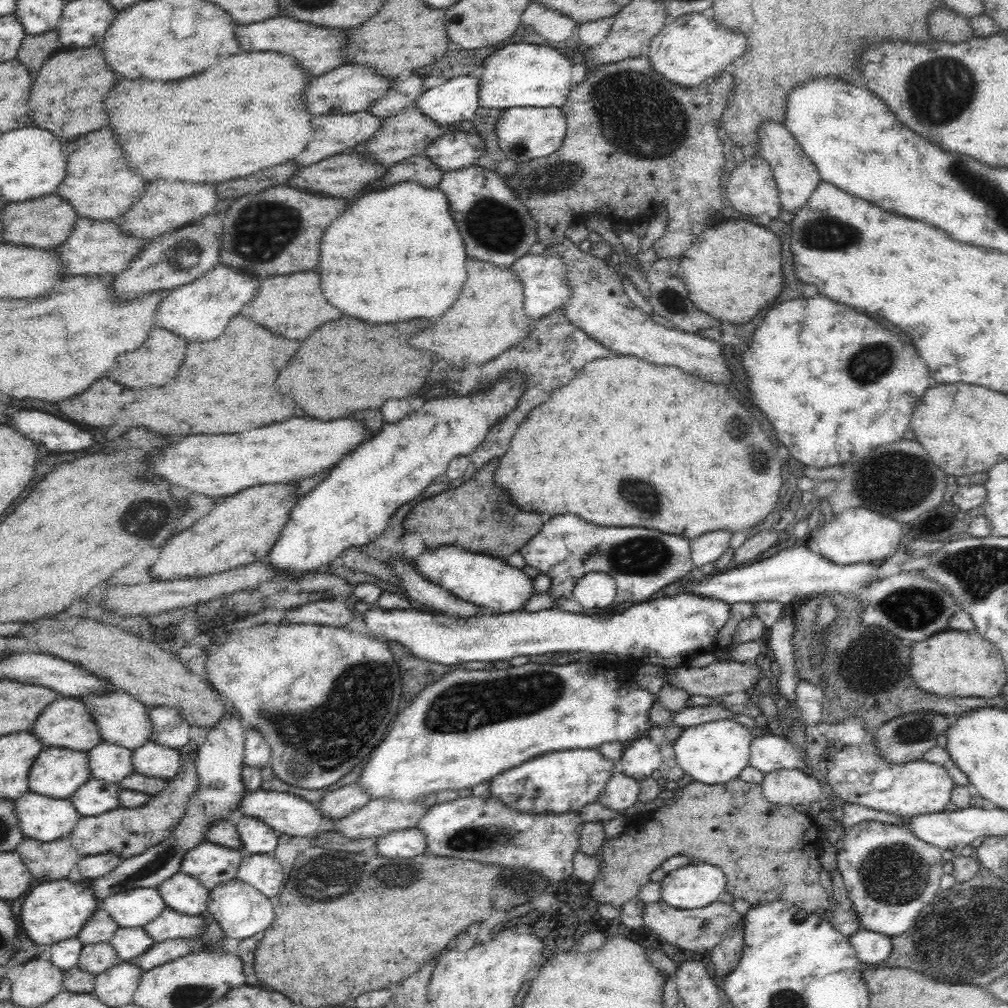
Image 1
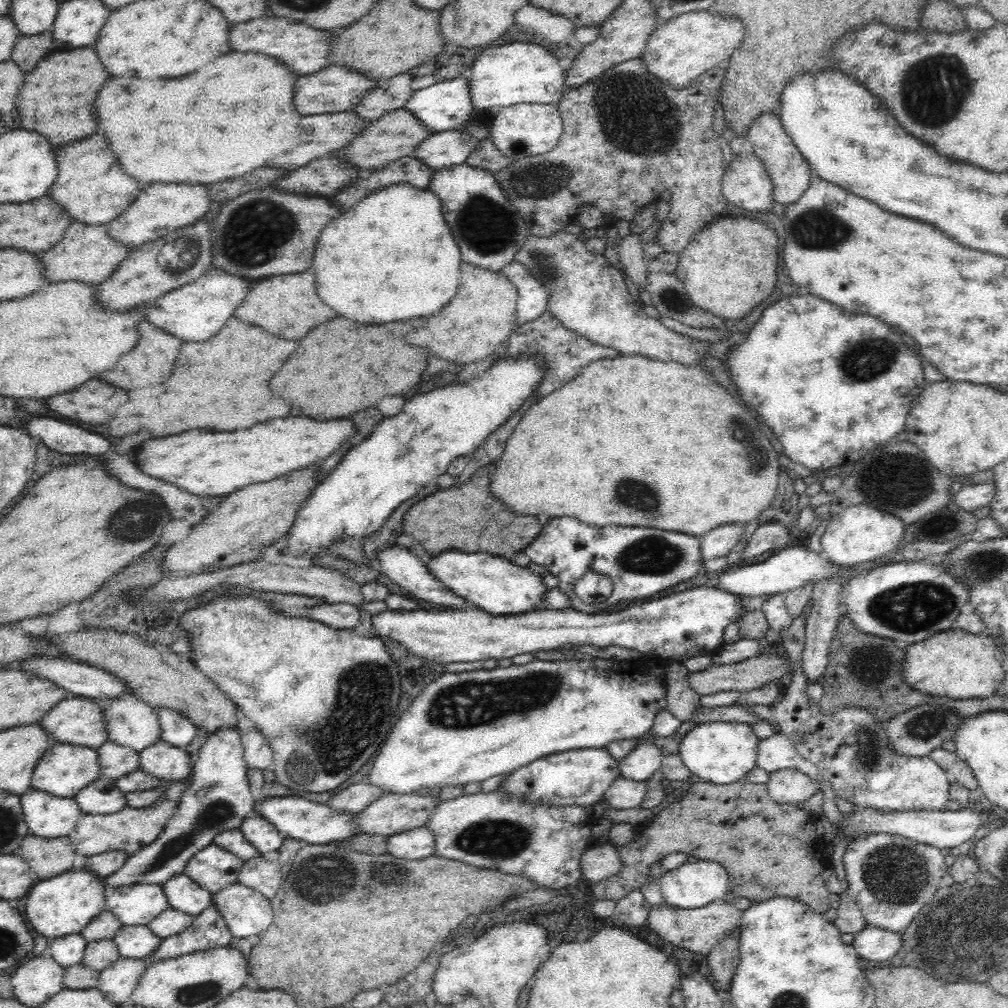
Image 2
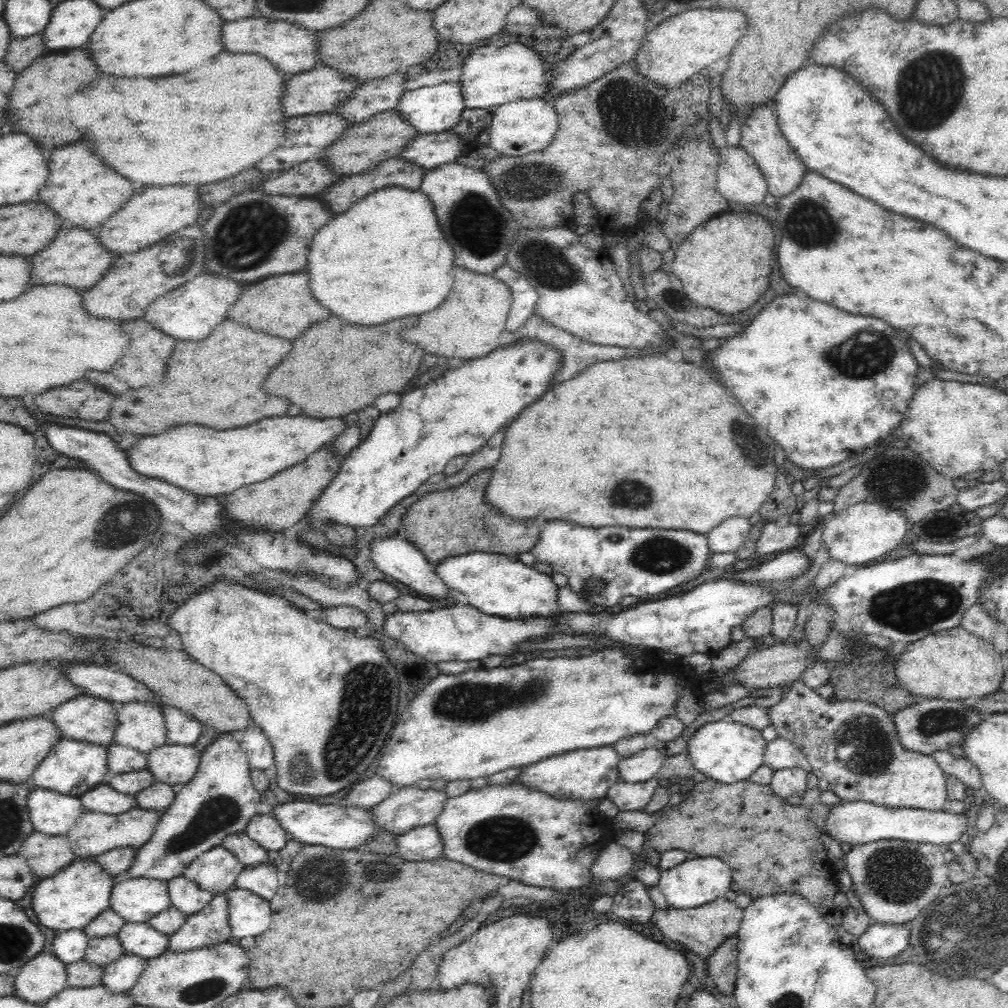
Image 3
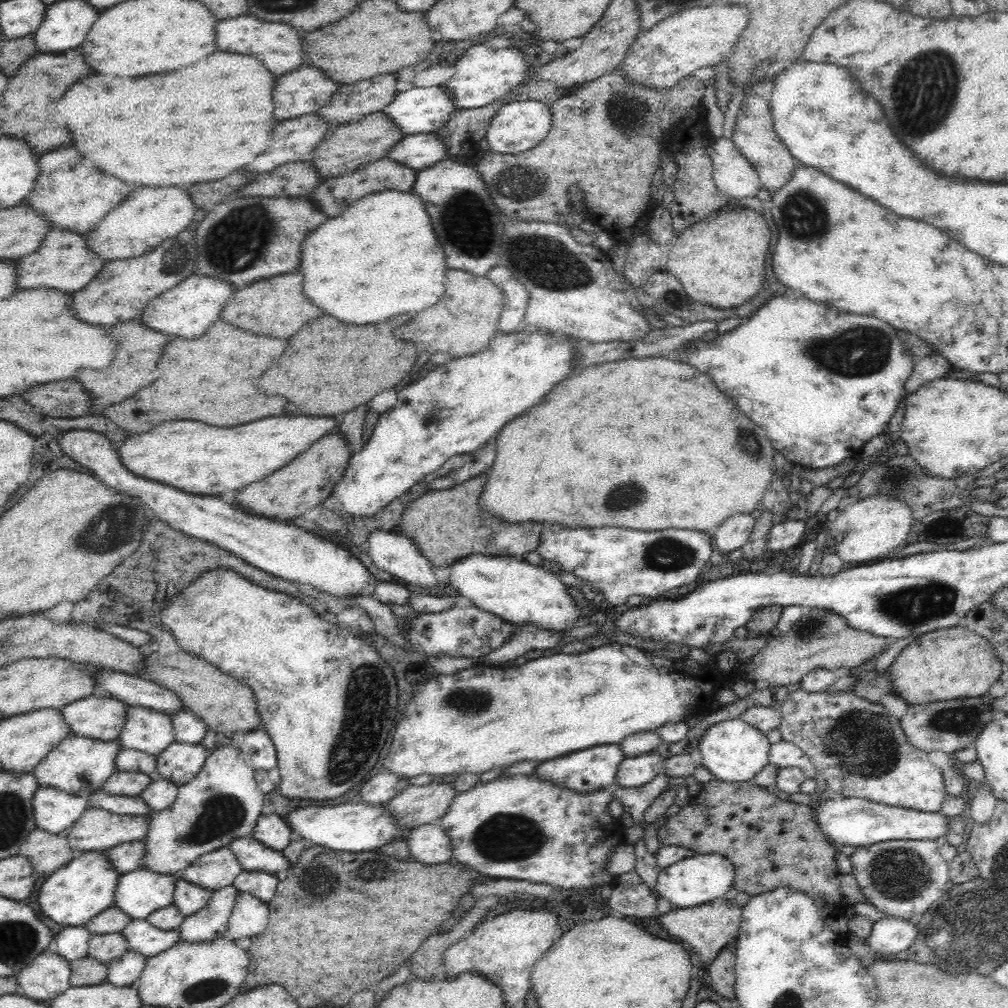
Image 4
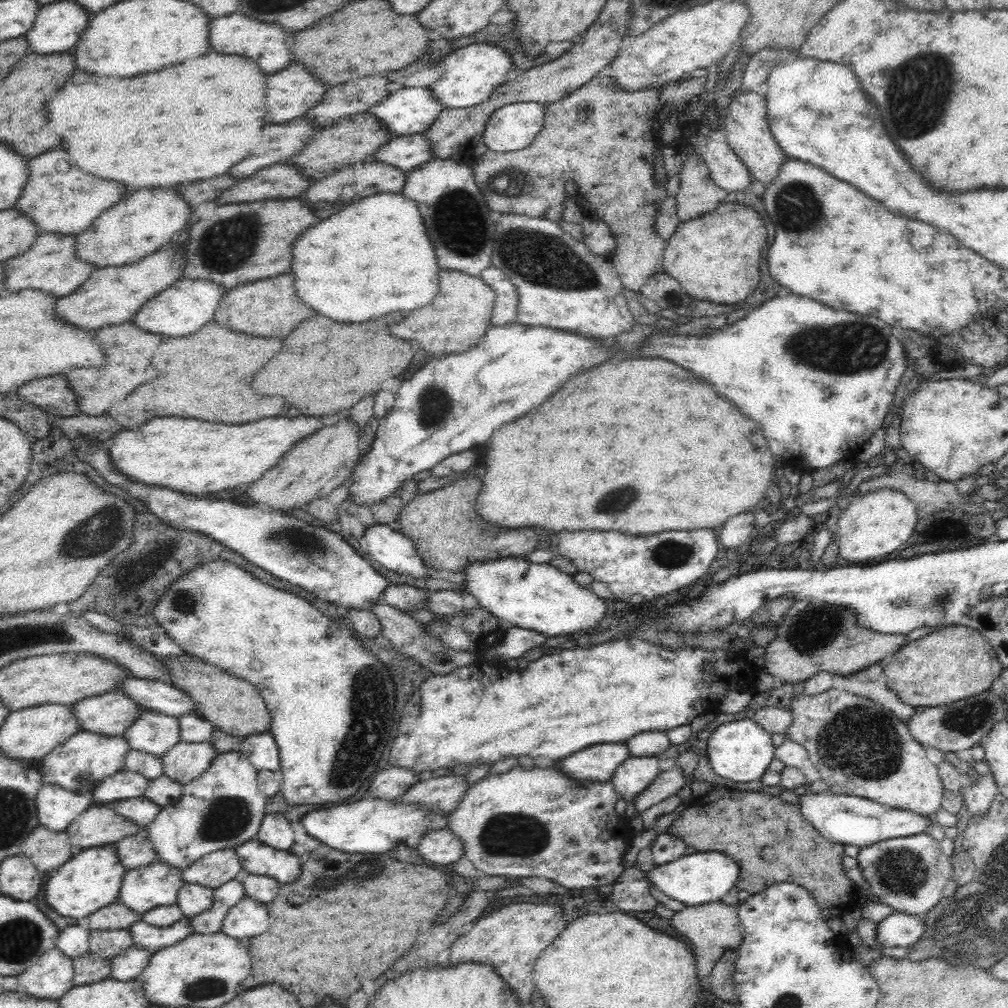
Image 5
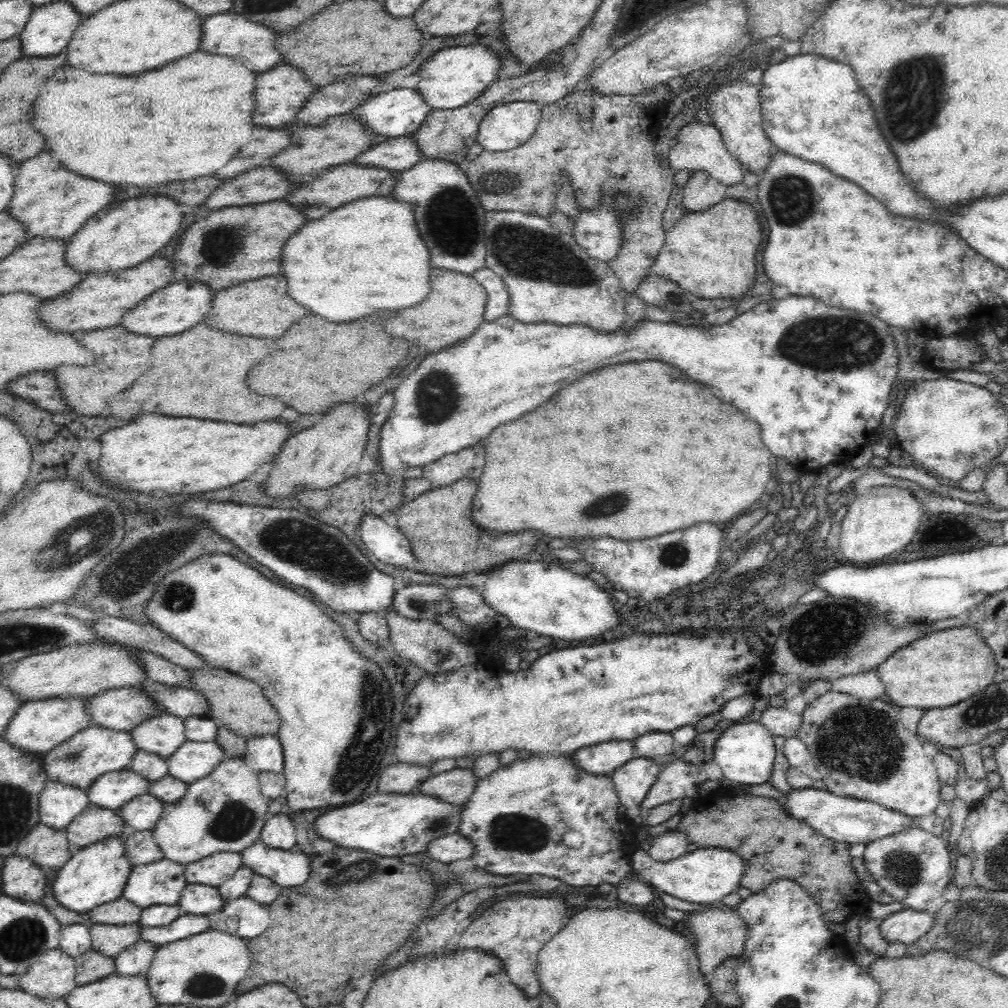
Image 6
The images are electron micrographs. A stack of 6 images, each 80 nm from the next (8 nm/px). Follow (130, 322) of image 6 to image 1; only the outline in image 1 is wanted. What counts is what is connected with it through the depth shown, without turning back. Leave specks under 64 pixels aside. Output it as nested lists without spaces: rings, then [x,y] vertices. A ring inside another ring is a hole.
[[[218,263],[218,266],[205,272],[204,276],[169,291],[156,311],[158,326],[184,336],[188,342],[216,340],[226,330],[229,322],[241,314],[246,303],[258,294],[258,280],[260,278]]]

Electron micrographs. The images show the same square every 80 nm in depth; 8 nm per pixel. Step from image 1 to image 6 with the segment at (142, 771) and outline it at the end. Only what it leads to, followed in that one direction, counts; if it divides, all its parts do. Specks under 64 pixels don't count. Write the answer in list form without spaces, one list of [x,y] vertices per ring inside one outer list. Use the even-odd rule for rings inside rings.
[[[187,741],[165,759],[167,775],[186,784],[192,784],[213,772],[221,758],[222,749],[215,741]]]

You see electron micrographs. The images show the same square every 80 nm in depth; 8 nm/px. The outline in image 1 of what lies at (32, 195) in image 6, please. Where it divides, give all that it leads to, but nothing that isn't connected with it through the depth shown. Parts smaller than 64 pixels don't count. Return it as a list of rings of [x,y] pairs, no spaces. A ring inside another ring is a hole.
[[[110,128],[90,132],[76,138],[76,150],[67,154],[67,175],[59,184],[56,194],[67,200],[80,217],[92,220],[115,220],[142,198],[147,184],[130,166],[104,166],[126,164],[126,156],[120,150],[118,138]]]

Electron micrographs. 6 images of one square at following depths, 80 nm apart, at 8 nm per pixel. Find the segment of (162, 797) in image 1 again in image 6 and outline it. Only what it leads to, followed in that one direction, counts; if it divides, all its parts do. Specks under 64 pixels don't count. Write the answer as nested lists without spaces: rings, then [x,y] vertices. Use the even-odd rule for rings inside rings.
[[[90,803],[66,828],[71,854],[108,840],[108,837],[120,837],[125,825],[114,810]]]

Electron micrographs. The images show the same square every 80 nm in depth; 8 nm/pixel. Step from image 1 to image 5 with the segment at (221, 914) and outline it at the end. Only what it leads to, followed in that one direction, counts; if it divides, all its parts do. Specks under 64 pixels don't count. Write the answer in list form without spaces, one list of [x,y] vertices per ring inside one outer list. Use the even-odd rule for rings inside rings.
[[[244,895],[223,920],[222,933],[235,938],[252,938],[268,930],[267,905]]]

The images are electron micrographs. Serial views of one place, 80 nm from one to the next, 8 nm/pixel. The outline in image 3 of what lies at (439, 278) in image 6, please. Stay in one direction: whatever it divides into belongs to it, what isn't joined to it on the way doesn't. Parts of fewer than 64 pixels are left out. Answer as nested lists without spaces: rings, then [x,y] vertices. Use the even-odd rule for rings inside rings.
[[[460,266],[453,270],[456,278],[448,300],[420,316],[418,332],[424,333],[411,342],[424,345],[427,351],[445,358],[462,358],[462,362],[476,360],[498,348],[498,338],[506,330],[507,316],[514,300],[512,290],[493,274],[488,276]]]

